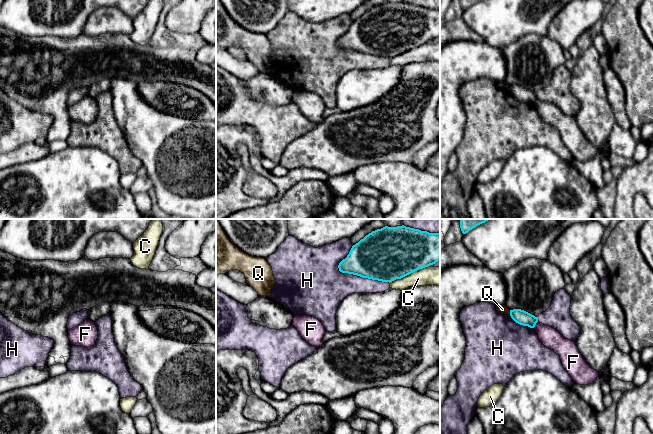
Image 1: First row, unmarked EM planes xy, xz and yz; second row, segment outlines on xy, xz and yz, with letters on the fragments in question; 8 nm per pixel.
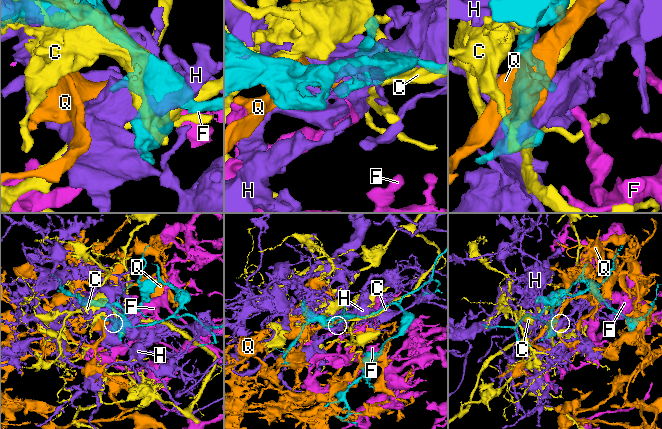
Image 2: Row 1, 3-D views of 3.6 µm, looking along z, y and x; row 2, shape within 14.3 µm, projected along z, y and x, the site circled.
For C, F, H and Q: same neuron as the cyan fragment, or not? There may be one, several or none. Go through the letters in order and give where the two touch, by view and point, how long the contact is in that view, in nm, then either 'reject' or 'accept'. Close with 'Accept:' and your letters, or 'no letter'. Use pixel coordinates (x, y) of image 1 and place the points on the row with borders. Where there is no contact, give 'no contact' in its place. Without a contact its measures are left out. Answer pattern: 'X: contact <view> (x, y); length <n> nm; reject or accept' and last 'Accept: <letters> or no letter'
C: contact xz (409, 273); length 360 nm; reject
F: contact yz (535, 324); length 70 nm; reject
H: contact xz (362, 277); length 440 nm; reject
Q: contact yz (510, 313); length 50 nm; reject
Accept: no letter

